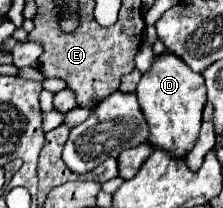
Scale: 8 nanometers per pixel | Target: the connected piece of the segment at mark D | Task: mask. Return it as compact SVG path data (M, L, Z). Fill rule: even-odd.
M165 52L161 56L155 56L149 72L145 72L137 84L135 94L149 124L149 142L171 152L173 156L185 158L199 136L201 112L207 102L203 76L191 72L191 68L187 68L187 64L183 64L183 60L177 56L171 56L171 52Z

